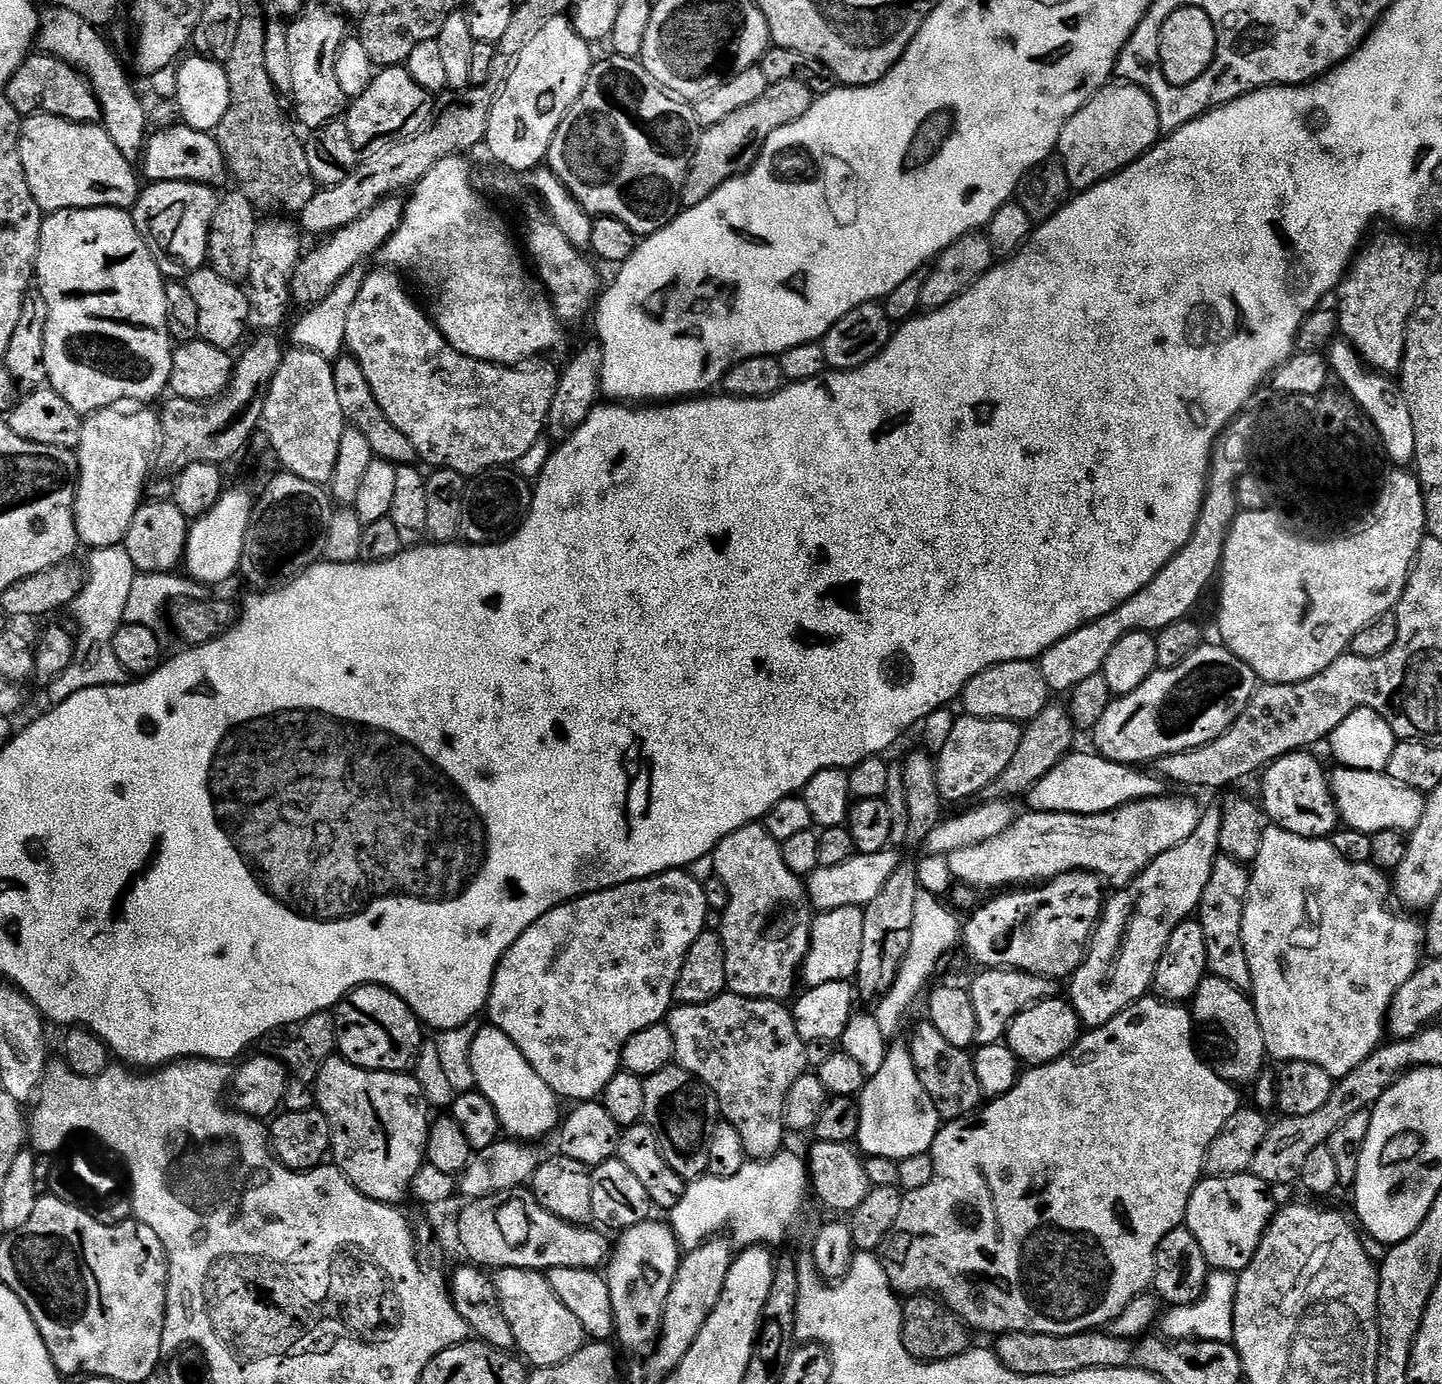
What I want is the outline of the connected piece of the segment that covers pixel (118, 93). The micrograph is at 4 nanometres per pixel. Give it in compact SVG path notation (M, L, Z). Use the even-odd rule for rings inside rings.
M51 6L43 9L40 18L40 30L38 33L38 48L41 53L56 56L60 60L65 60L71 68L76 68L81 74L88 79L88 85L94 90L94 94L98 98L100 106L100 120L102 127L106 130L106 134L110 134L110 139L114 141L114 146L118 146L118 150L122 153L122 158L133 162L139 161L144 155L144 145L148 142L150 135L150 127L148 128L148 120L150 124L150 112L144 109L144 104L140 101L140 96L136 93L131 82L128 81L128 72L124 69L122 61L116 57L114 49L108 45L108 40L103 36L101 29L97 25L86 22L86 18L74 14L74 10L62 10L61 8L53 8Z

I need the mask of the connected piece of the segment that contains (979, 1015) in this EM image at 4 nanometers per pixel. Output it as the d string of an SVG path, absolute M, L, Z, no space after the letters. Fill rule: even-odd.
M985 968L977 971L968 988L974 1002L974 1022L976 1023L976 1044L998 1044L1005 1039L1010 1022L1030 1006L1057 995L1057 981L1047 976L1035 976L1020 972L1016 968Z

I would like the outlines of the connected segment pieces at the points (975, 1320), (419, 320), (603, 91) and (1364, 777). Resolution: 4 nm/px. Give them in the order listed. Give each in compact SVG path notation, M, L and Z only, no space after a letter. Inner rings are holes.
M1159 998L1139 1000L1138 1003L1131 1004L1126 1010L1122 1010L1122 1014L1110 1018L1110 1022L1106 1022L1106 1026L1085 1031L1081 1035L1080 1041L1062 1058L1058 1058L1049 1064L1029 1067L1017 1080L1015 1086L1006 1094L995 1097L991 1102L985 1103L969 1115L961 1116L958 1120L947 1121L941 1127L940 1133L937 1134L932 1143L930 1153L932 1158L932 1177L930 1182L926 1182L926 1186L922 1186L922 1190L903 1193L904 1201L902 1202L902 1210L898 1213L898 1219L894 1221L894 1227L890 1229L890 1234L886 1234L882 1246L878 1249L880 1265L882 1270L886 1270L886 1278L892 1283L892 1291L897 1294L903 1294L905 1297L931 1294L947 1304L950 1311L955 1312L968 1325L969 1329L976 1330L976 1328L981 1328L984 1332L992 1332L991 1334L1033 1332L1034 1334L1069 1336L1079 1332L1100 1330L1105 1326L1111 1325L1112 1320L1118 1318L1118 1314L1122 1314L1122 1310L1126 1310L1126 1306L1130 1306L1130 1302L1134 1302L1134 1298L1138 1298L1138 1294L1147 1292L1153 1287L1152 1279L1156 1273L1156 1251L1158 1246L1162 1242L1162 1238L1166 1238L1166 1234L1170 1234L1170 1230L1181 1227L1185 1223L1188 1215L1190 1194L1196 1189L1197 1184L1200 1183L1205 1175L1204 1159L1210 1150L1210 1142L1214 1142L1214 1138L1218 1138L1222 1126L1226 1126L1226 1118L1232 1117L1242 1107L1242 1100L1240 1100L1239 1094L1236 1093L1239 1092L1237 1085L1227 1084L1213 1065L1211 1068L1210 1065L1203 1064L1200 1061L1200 1056L1196 1053L1195 1046L1192 1045L1192 1028L1194 1029L1194 1021L1192 1013L1187 1007Z
M387 270L388 272L368 272L364 277L364 285L358 292L358 296L350 307L350 314L346 317L345 340L347 351L356 358L365 374L369 383L370 390L373 391L374 398L382 408L383 414L389 418L394 426L406 434L410 438L410 443L414 446L417 457L421 461L423 459L429 465L429 469L445 468L446 470L454 470L458 474L462 474L466 478L479 476L481 472L488 472L491 468L502 468L505 466L516 466L516 463L535 446L546 432L548 422L548 411L550 410L550 402L554 402L554 394L556 387L560 381L560 374L557 365L544 364L548 362L536 362L531 366L516 367L505 366L502 364L487 364L481 360L470 358L466 354L462 354L458 350L454 350L454 346L450 346L450 342L446 342L446 338L432 323L427 311L423 307L420 308L414 301L408 297L406 289L400 285L402 279L401 273L396 270Z
M615 54L609 55L609 57L609 60L597 59L593 63L590 74L586 78L586 86L582 90L582 94L576 99L572 109L564 115L562 122L558 126L558 130L554 134L554 138L550 142L546 164L553 174L563 182L566 190L570 190L573 198L593 218L599 218L601 216L618 218L618 222L626 222L626 226L630 226L630 230L634 230L637 237L643 238L645 236L652 236L658 230L662 230L666 225L671 224L682 211L680 195L684 189L684 183L686 182L688 171L692 165L692 159L696 153L696 144L700 141L700 132L696 123L696 110L691 103L665 92L658 82L654 82L654 78L650 78L650 74L646 71L644 65L640 63L639 59L631 60L625 56Z
M1336 766L1333 769L1332 776L1330 772L1330 791L1343 827L1369 834L1382 830L1398 830L1411 834L1422 820L1425 793L1410 790L1394 782L1394 778L1390 778L1384 772L1343 766Z

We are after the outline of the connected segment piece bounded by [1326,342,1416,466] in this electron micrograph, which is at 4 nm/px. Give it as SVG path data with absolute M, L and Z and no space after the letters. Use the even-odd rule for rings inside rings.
M1347 342L1333 343L1327 349L1328 366L1333 377L1341 380L1343 391L1347 392L1358 407L1364 411L1379 439L1380 447L1387 459L1396 466L1408 466L1415 461L1414 418L1410 418L1410 406L1400 391L1399 383L1391 375L1373 372L1361 360L1360 355Z

